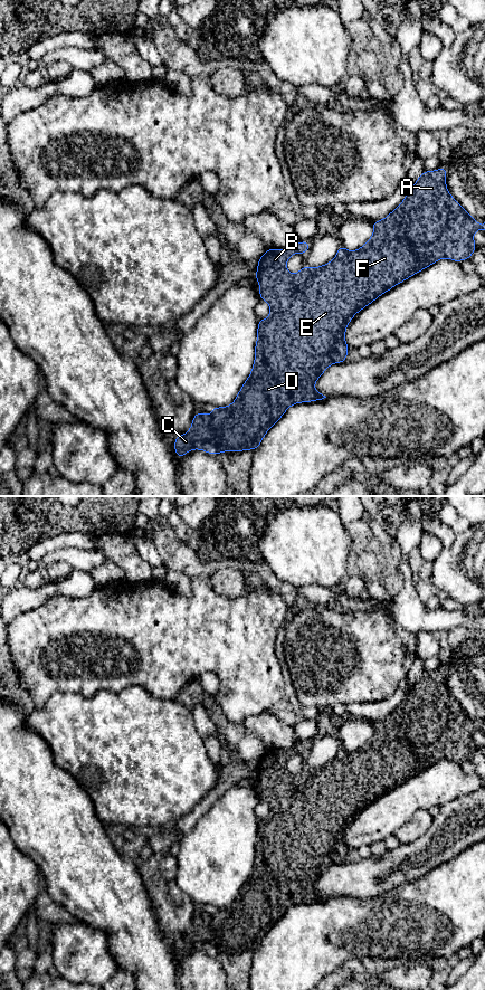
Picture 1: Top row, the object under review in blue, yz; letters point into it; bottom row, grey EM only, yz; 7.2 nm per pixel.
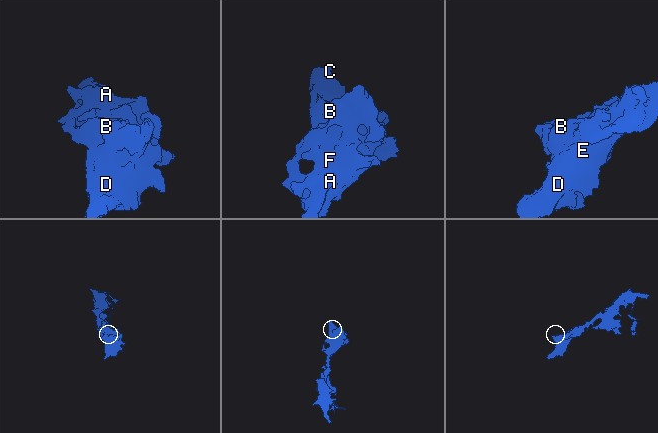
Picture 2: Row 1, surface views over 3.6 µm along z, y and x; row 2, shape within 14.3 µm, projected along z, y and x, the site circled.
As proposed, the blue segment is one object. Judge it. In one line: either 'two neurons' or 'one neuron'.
one neuron

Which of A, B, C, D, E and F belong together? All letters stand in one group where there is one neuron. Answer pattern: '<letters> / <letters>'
A B C D E F

